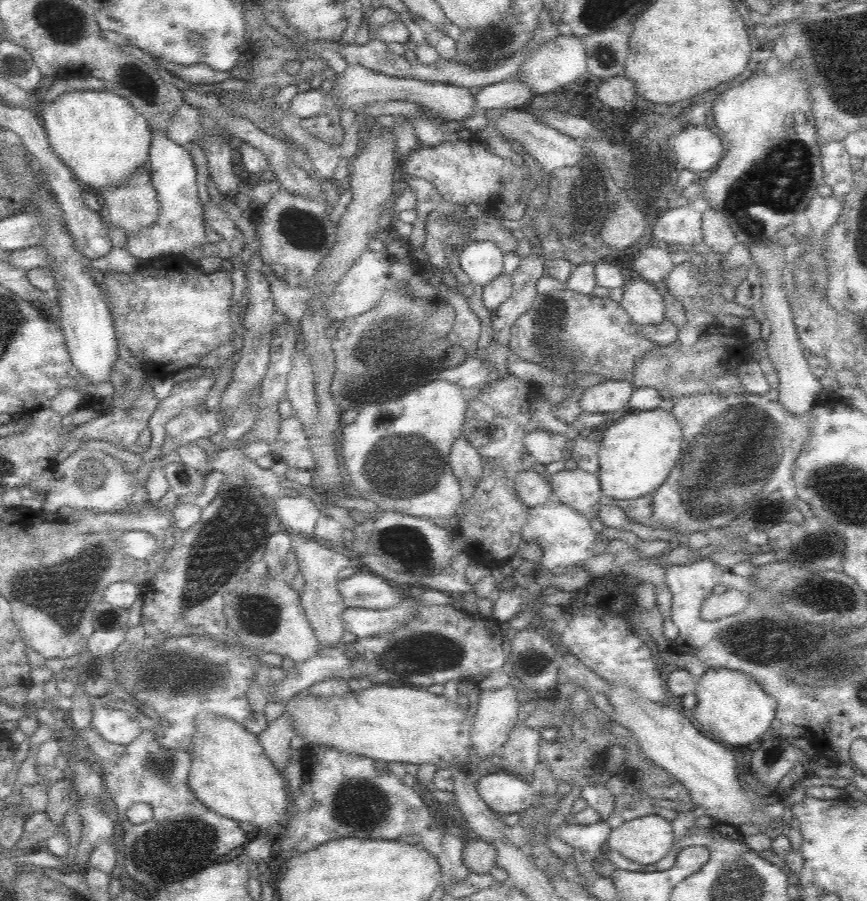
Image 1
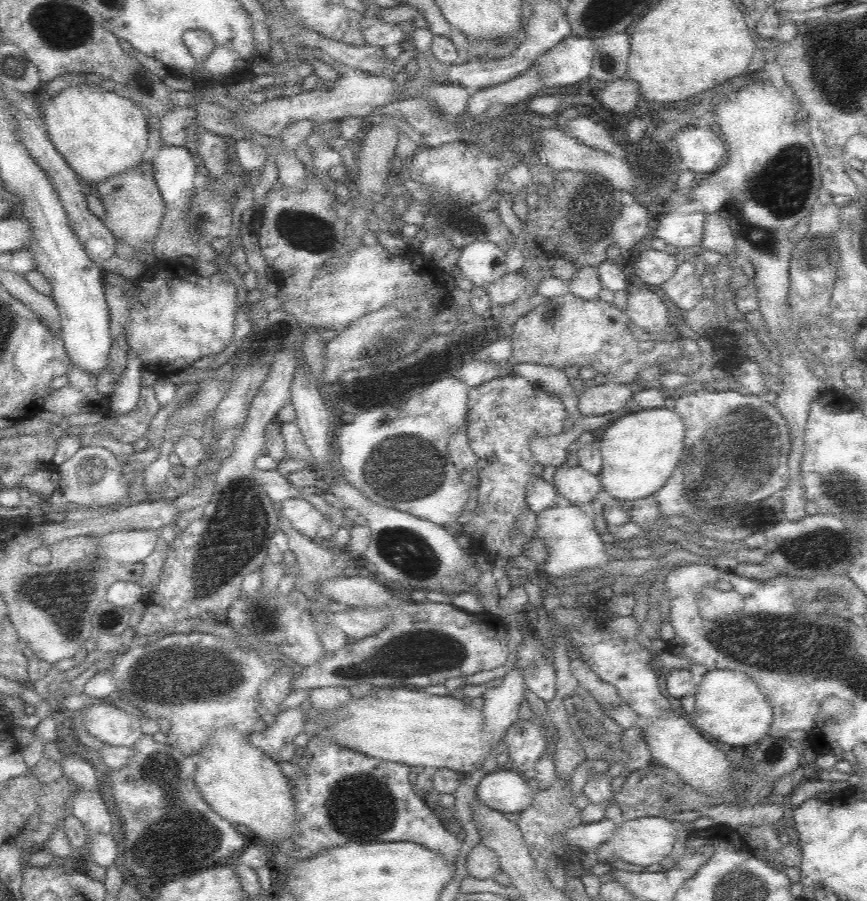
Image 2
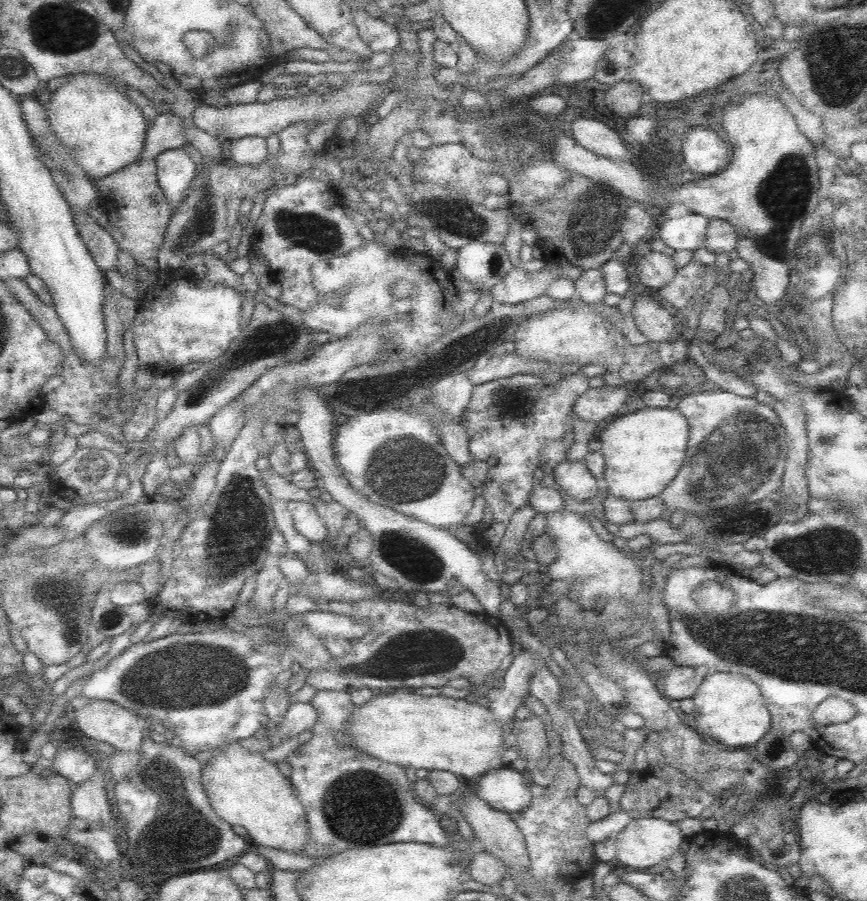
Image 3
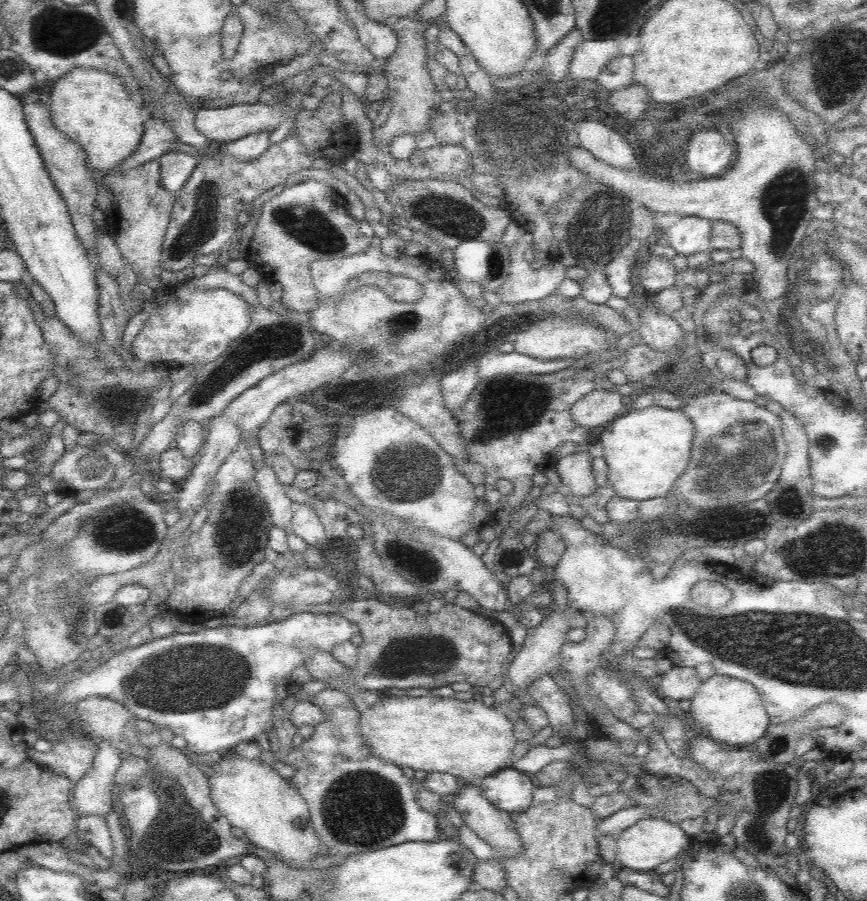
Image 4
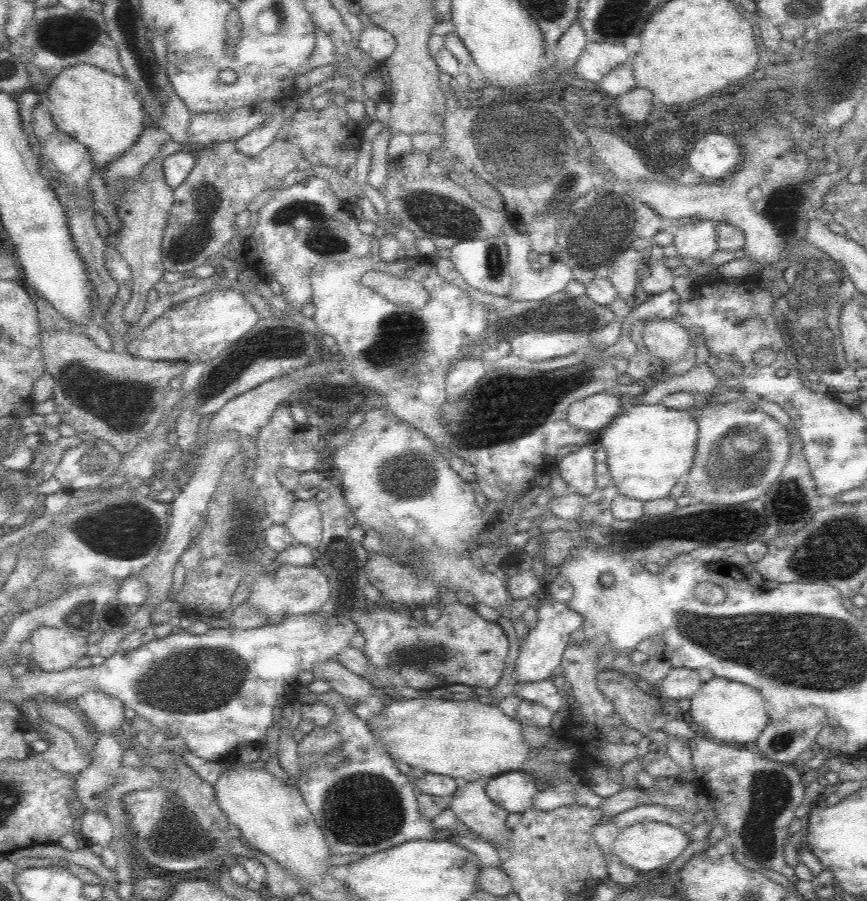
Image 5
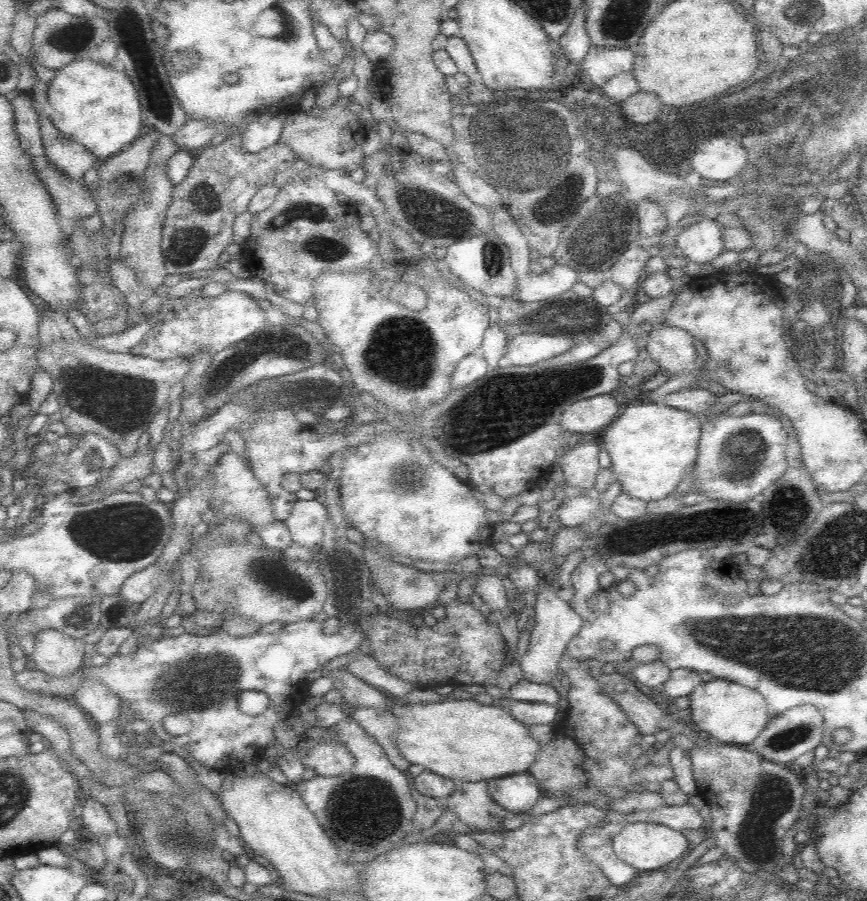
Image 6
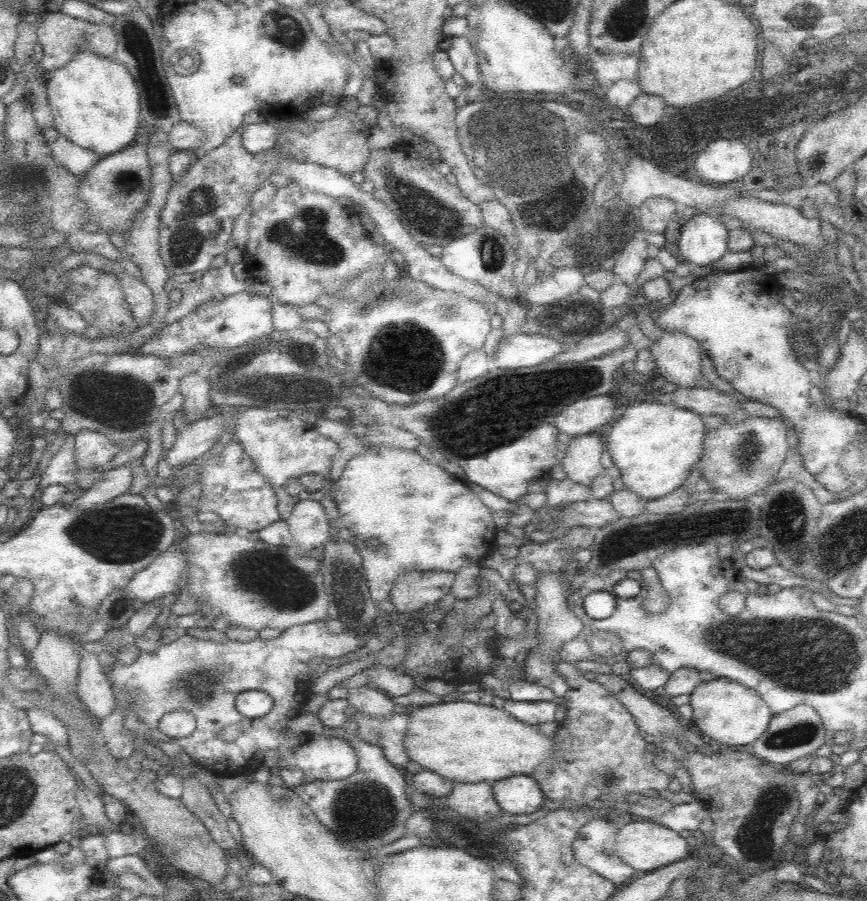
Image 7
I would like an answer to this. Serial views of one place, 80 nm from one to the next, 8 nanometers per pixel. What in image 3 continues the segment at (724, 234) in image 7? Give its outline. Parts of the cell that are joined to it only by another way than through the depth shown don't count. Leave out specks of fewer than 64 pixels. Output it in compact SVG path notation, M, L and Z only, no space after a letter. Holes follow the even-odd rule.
M664 216L657 221L653 236L660 237L674 250L695 251L704 247L708 220L705 216L682 216L672 220Z

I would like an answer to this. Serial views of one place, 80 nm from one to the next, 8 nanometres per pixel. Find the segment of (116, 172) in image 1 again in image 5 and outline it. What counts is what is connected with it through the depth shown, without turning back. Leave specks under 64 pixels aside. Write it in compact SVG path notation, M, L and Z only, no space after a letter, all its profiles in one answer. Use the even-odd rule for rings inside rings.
M78 64L78 66L64 68L64 72L60 72L60 75L53 78L51 84L44 88L50 99L50 105L47 108L54 124L58 130L66 132L86 146L96 170L106 168L112 161L123 155L138 140L147 122L142 104L137 94L134 94L128 86L125 77L105 72L92 64Z

